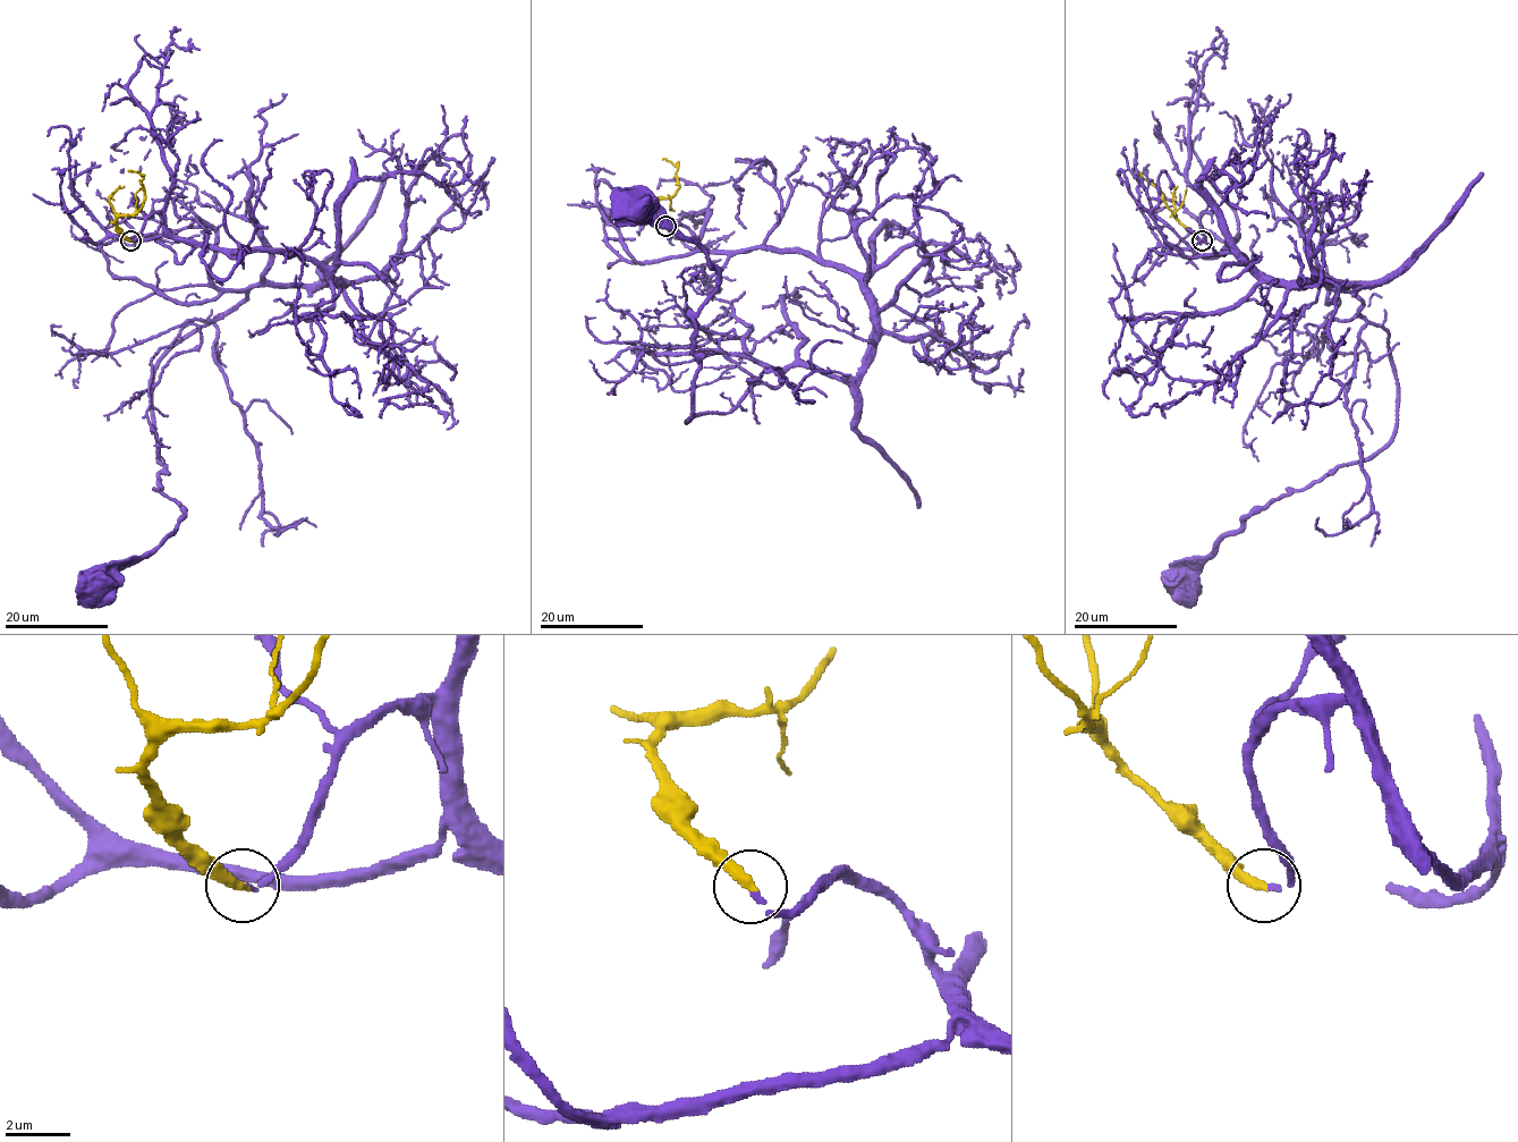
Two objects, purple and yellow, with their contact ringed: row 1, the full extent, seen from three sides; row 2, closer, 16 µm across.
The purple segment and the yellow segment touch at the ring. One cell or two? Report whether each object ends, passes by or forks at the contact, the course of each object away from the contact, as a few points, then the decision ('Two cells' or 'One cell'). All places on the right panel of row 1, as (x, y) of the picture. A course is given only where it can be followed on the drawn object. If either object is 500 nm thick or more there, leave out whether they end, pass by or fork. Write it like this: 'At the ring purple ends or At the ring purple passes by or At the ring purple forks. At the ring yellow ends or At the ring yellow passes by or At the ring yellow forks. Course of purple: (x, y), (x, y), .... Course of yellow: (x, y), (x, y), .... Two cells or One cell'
At the ring purple ends. At the ring yellow ends. Course of purple: (1202, 240), (1214, 211), (1223, 250), (1256, 272), (1353, 284), (1389, 335), (1394, 433), (1256, 508), (1182, 584). Course of yellow: (1202, 240), (1173, 216), (1163, 194), (1133, 170). One cell

